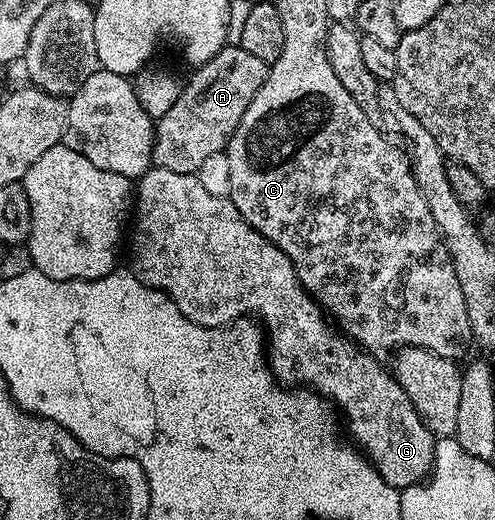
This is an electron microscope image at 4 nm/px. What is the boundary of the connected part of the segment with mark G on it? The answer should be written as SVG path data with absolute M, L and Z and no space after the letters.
M152 168L138 179L137 193L133 198L133 218L135 214L135 231L130 231L129 242L131 238L131 266L135 277L140 278L147 286L158 287L167 297L173 300L173 304L177 304L177 308L189 320L193 320L202 326L212 328L222 328L238 319L254 316L265 327L265 342L269 347L269 365L272 374L280 383L286 384L291 388L311 388L316 391L324 399L333 401L339 405L338 413L347 417L347 430L351 433L350 441L365 455L368 462L375 467L375 470L385 480L385 484L395 487L396 490L402 492L409 486L415 485L416 482L422 482L430 475L431 468L435 464L435 443L436 435L431 433L431 429L427 427L427 423L420 418L417 408L413 408L413 404L409 400L409 396L405 396L405 388L401 388L399 381L395 379L394 373L390 369L387 370L381 366L376 357L361 352L360 347L356 346L350 338L344 336L334 325L327 326L328 319L325 317L325 311L301 284L301 280L297 276L295 266L289 260L289 256L285 256L285 252L281 252L281 248L274 246L265 236L261 236L261 232L257 232L250 226L241 216L241 212L237 212L237 208L232 204L230 197L222 198L221 196L209 196L209 192L205 192L205 188L201 188L201 180L195 174L182 174L181 172L169 172L162 168Z

